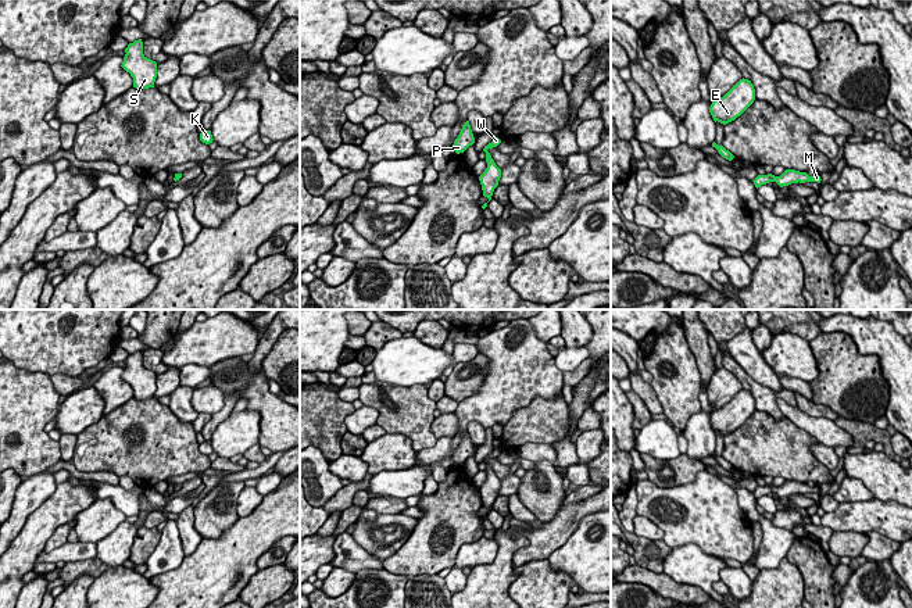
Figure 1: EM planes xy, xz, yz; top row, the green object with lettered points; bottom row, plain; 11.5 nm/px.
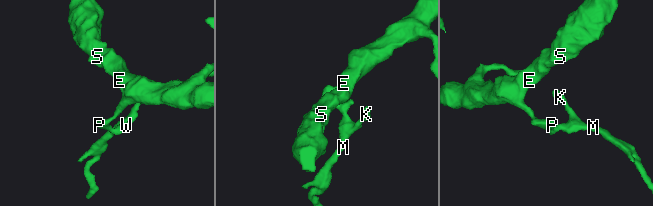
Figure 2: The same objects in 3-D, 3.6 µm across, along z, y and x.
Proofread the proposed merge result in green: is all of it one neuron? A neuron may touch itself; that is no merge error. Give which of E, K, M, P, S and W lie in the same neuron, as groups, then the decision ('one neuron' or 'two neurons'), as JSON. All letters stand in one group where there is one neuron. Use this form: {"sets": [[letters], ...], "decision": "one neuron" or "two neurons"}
{"sets": [["E", "K", "M", "P", "S", "W"]], "decision": "one neuron"}

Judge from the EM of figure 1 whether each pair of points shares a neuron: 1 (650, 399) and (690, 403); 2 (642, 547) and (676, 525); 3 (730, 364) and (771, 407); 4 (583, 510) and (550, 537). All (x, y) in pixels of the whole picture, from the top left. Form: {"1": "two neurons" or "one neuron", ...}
{"1": "two neurons", "2": "two neurons", "3": "one neuron", "4": "one neuron"}

